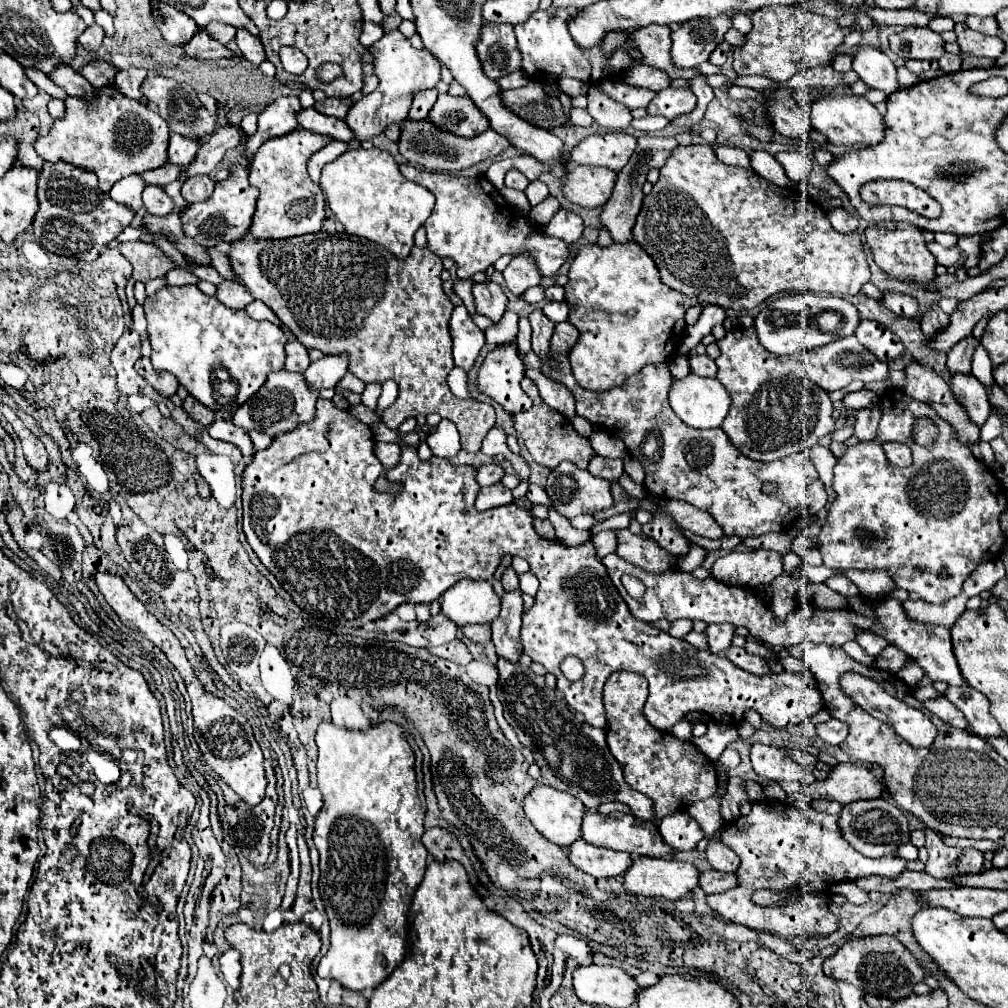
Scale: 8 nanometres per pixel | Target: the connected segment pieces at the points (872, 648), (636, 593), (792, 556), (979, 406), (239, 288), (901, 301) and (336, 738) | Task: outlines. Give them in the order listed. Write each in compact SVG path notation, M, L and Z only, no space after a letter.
M859 632L857 642L865 648L871 656L879 656L887 648L887 640L881 636L873 636L873 632Z
M621 576L621 582L623 582L623 586L625 586L629 596L641 598L645 594L645 584L641 580L635 580L633 576Z
M785 552L785 554L781 554L781 562L783 562L783 568L785 568L785 572L787 574L791 574L793 578L797 578L797 570L799 570L799 566L801 566L801 558L797 556L797 552Z
M951 374L951 390L955 398L969 410L969 418L977 424L983 426L991 408L987 400L985 386L973 376L973 374Z
M235 280L221 282L217 288L217 298L221 298L221 302L233 310L241 310L249 302L253 302L251 292L241 282L235 282Z
M885 292L885 300L883 306L889 308L891 312L895 312L897 316L905 316L905 318L915 318L919 314L919 304L913 296L907 294L899 294L899 292Z
M321 722L319 728L317 728L317 736L315 736L315 742L319 746L317 782L319 782L319 790L323 794L323 808L317 814L313 840L315 840L315 846L319 850L319 856L321 856L319 892L321 892L323 906L325 906L325 912L329 916L329 924L331 924L331 948L321 958L321 962L317 966L317 974L321 978L331 978L331 980L341 982L351 992L365 992L367 988L375 988L377 984L381 984L385 980L385 976L389 976L389 972L393 972L393 968L397 968L397 964L401 964L401 960L405 956L405 948L407 948L407 912L409 912L411 896L415 894L417 886L421 884L425 868L427 868L427 850L421 842L423 818L425 818L425 810L427 810L425 794L423 794L423 774L415 766L415 752L411 750L409 742L405 740L405 734L407 734L407 730L397 726L395 722L371 724L363 732L349 730L349 728L339 728L333 722Z

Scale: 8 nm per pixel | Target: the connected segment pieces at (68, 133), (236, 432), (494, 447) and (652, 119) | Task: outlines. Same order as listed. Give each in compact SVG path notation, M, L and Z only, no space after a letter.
M113 84L97 90L91 102L69 96L65 106L65 116L55 120L49 134L41 136L35 144L35 150L43 160L67 162L95 172L103 192L109 192L113 184L125 176L143 174L165 164L165 148L169 142L165 120L137 100L125 98Z
M223 418L215 420L215 422L209 426L209 434L211 434L213 438L217 438L217 440L225 440L225 442L235 444L245 456L251 454L251 450L253 450L253 444L251 444L251 438L249 438L247 430L235 426L235 424L229 422L229 420L223 420Z
M491 428L489 430L489 436L483 440L483 448L481 452L487 454L487 456L497 456L497 454L503 454L503 456L513 456L513 452L509 450L507 446L507 434L499 428Z
M645 116L645 118L639 118L639 120L633 120L631 122L633 128L637 130L643 130L643 132L655 132L655 130L661 130L667 126L667 120L661 118L661 116Z

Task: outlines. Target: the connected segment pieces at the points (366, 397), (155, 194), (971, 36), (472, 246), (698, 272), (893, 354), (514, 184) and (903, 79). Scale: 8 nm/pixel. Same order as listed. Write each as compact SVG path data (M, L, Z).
M371 382L371 384L367 384L367 388L365 388L363 396L361 396L361 402L363 402L367 408L377 410L377 400L379 400L379 396L381 396L381 391L382 387L379 382Z
M147 186L143 190L143 204L155 216L165 216L173 212L173 200L159 186Z
M963 22L955 24L955 32L961 52L973 52L975 56L989 58L999 58L999 54L1005 52L1005 42L999 36L985 36L981 32L973 32L971 28L965 28Z
M401 164L401 172L407 180L421 184L435 194L435 208L425 222L427 248L441 258L453 258L457 262L459 280L471 278L475 272L485 272L503 254L515 256L521 250L529 250L533 254L543 276L555 276L563 262L571 256L567 242L545 234L539 224L531 224L527 214L521 212L519 218L519 212L503 200L499 190L485 176L467 178L443 172L427 172L411 164Z
M689 144L689 146L677 146L677 150L669 156L667 164L661 168L661 178L659 182L653 186L653 192L645 196L645 204L641 206L641 212L637 216L637 224L633 228L633 240L653 258L661 282L685 296L695 296L699 300L699 304L715 304L721 308L731 308L731 310L751 310L765 302L768 298L779 295L774 300L782 296L811 292L811 294L859 294L861 286L865 282L871 280L871 270L863 252L863 244L861 244L861 236L859 232L851 232L851 234L841 234L837 232L831 224L827 214L823 212L823 208L819 206L819 202L815 202L809 194L805 196L799 190L789 190L789 188L779 188L773 182L761 178L759 174L755 174L753 170L745 170L745 168L735 168L735 166L727 166L723 164L717 156L715 150L709 144Z
M861 320L855 330L855 336L869 352L873 352L879 360L885 360L885 362L901 356L905 350L901 340L889 328L873 320Z
M511 168L507 174L505 174L505 184L509 186L509 188L517 188L517 190L525 190L527 188L527 184L529 184L529 180L519 172L519 170L515 170L515 168Z
M905 66L897 68L897 73L900 89L911 87L915 83L920 82L918 76L909 71Z

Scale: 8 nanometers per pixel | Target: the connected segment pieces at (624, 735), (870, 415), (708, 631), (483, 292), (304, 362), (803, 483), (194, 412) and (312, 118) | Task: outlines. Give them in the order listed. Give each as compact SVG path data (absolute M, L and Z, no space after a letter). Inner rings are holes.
M617 672L617 674L609 676L609 680L605 682L605 694L603 694L605 714L607 714L607 746L609 746L611 754L617 758L617 762L621 764L625 782L633 790L651 798L655 816L665 818L671 812L687 810L689 804L693 804L697 800L705 800L705 798L713 796L713 792L717 792L717 772L715 772L715 762L709 760L705 754L701 754L695 744L683 742L669 732L655 730L643 716L645 700L647 700L647 680L643 676L639 676L635 672Z
M877 406L859 410L857 422L855 422L855 436L857 436L861 442L871 442L871 440L875 440L875 436L877 436L877 424L879 424L879 418L881 418L879 412L881 412L881 410L879 410Z
M709 624L705 628L705 636L707 636L707 644L709 650L713 654L719 654L723 650L727 650L731 646L731 638L733 638L733 624Z
M491 280L473 284L473 298L475 298L475 308L479 314L491 318L495 324L503 318L507 308L507 296L503 294L499 284Z
M289 340L285 344L285 370L289 372L305 372L309 366L307 348L299 340Z
M559 322L555 326L551 354L559 362L559 370L553 370L547 362L543 362L543 374L565 384L573 392L579 416L605 426L605 430L611 430L611 434L625 442L627 450L645 468L643 486L647 494L685 500L695 508L709 512L727 536L735 534L747 538L787 530L791 524L791 512L803 508L801 494L805 494L809 484L819 478L815 466L803 456L803 452L767 464L755 462L737 452L721 428L697 430L681 424L667 400L669 384L673 382L667 364L645 366L641 372L629 376L621 386L607 392L593 392L579 386L569 366L569 350L577 338L579 332L571 322ZM765 482L773 482L777 490L773 494L765 494Z
M187 396L187 398L183 400L183 408L187 410L187 414L189 414L193 420L197 420L197 422L203 424L203 426L209 426L209 424L215 420L215 412L213 412L211 408L207 408L205 404L193 400L193 396Z
M303 108L301 116L297 116L297 118L299 118L299 124L307 130L313 130L313 132L319 132L319 134L329 134L331 138L343 140L343 142L355 140L353 130L347 126L345 120L321 114L315 108Z

